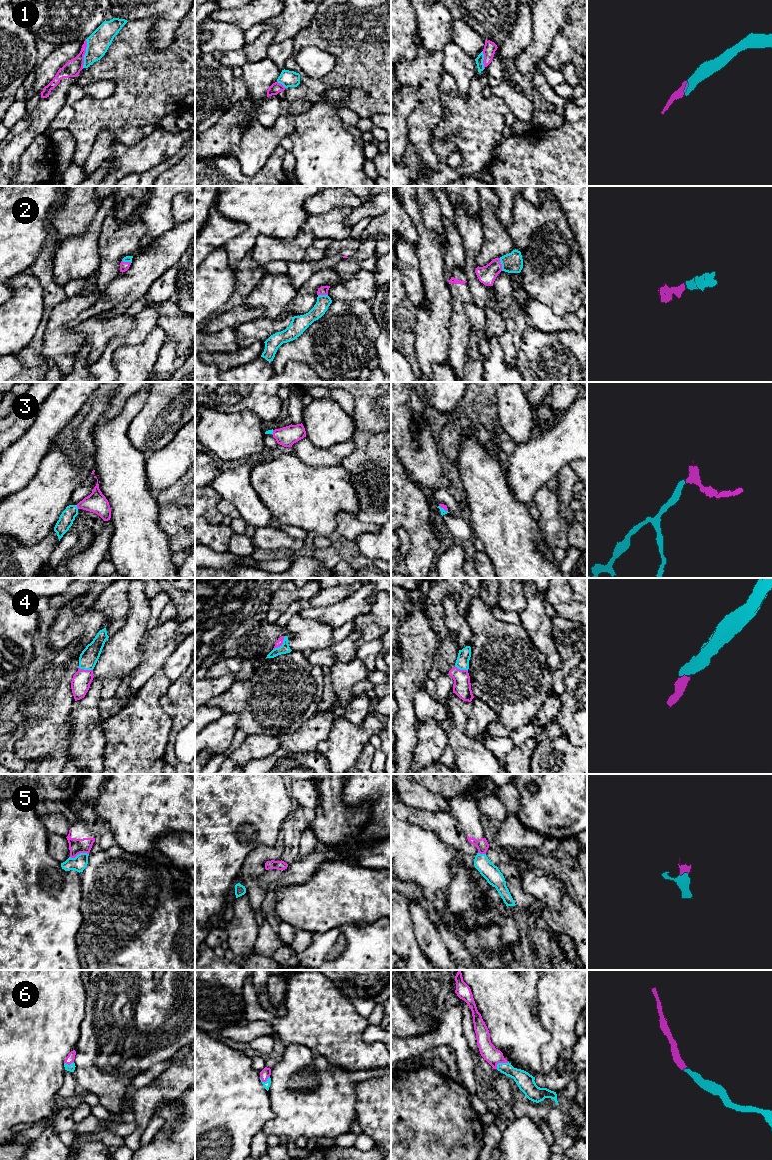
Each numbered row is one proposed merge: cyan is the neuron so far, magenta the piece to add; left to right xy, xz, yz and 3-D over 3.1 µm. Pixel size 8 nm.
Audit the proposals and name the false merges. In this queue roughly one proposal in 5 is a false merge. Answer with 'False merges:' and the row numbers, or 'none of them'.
False merges: none of them

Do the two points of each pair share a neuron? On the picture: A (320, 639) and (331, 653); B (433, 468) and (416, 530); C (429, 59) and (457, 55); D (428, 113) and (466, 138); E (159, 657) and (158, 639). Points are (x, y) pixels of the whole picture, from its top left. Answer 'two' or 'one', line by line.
A: two
B: two
C: two
D: two
E: one

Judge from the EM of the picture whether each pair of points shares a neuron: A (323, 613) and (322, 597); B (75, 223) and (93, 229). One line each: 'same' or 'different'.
A: different
B: different

